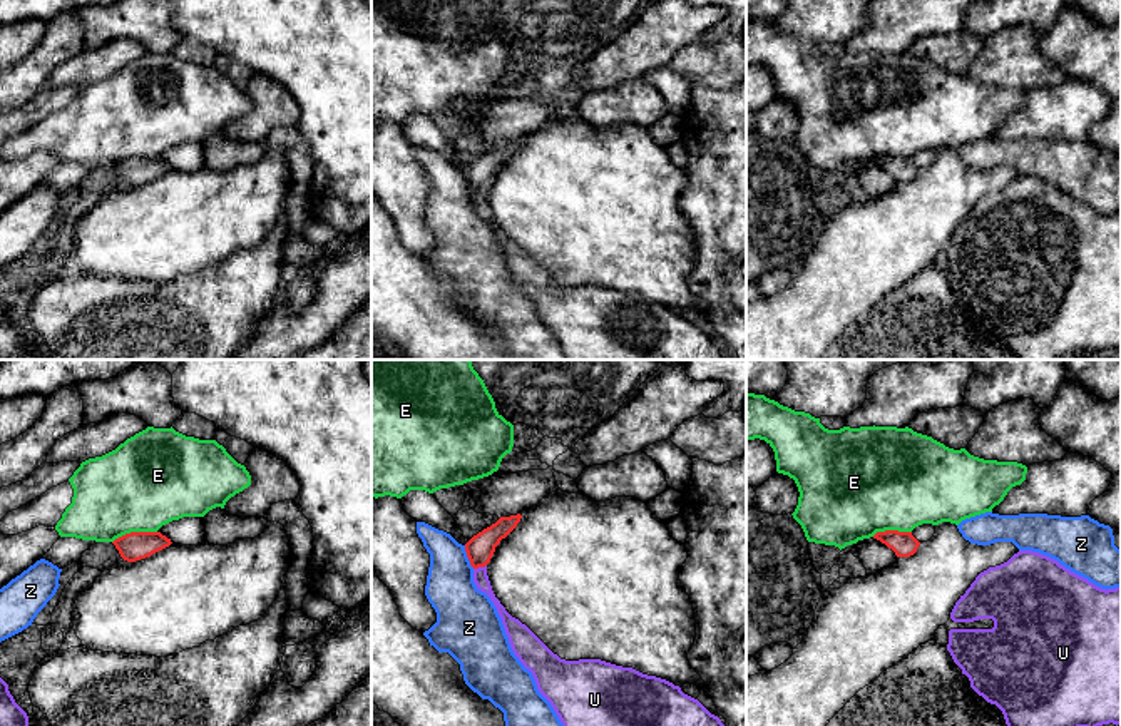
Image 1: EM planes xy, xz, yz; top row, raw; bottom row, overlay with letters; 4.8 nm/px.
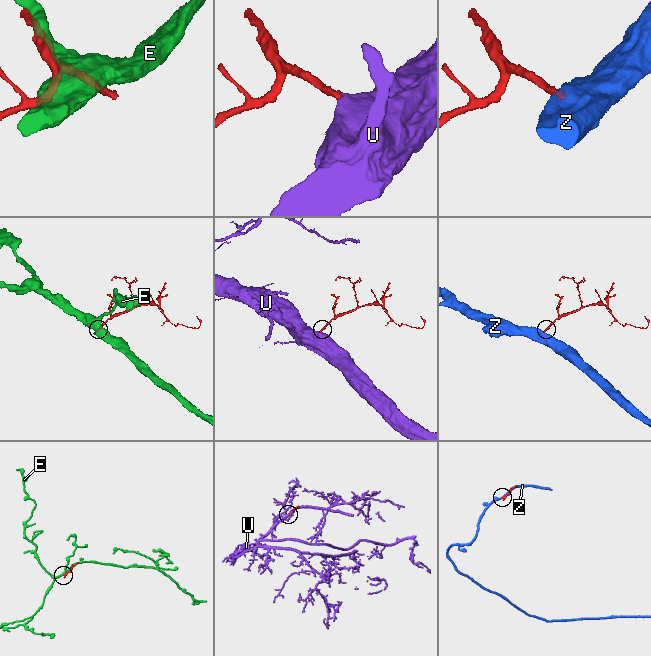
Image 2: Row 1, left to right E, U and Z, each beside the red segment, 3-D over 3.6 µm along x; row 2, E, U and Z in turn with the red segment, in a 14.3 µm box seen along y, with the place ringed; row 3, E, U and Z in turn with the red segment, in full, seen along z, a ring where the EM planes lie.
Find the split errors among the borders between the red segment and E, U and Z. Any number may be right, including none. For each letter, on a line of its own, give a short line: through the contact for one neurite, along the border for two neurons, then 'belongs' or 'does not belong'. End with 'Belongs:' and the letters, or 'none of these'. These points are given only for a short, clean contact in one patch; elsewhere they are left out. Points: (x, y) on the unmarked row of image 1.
E: does not belong
U: line xz (481, 173), (479, 191), (481, 203); belongs
Z: line xz (464, 171), (465, 181), (474, 193); does not belong
Belongs: U

